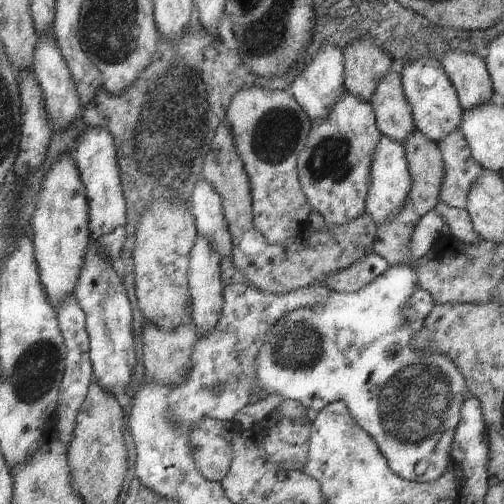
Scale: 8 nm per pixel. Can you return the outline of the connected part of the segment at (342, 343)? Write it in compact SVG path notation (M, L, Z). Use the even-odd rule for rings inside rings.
M433 209L427 212L418 222L415 224L411 236L409 236L409 259L406 262L399 262L388 266L387 270L377 276L373 282L369 282L367 286L363 286L361 290L357 292L351 292L348 294L337 293L336 291L329 292L327 298L323 298L321 302L313 304L313 306L303 306L297 308L281 316L275 324L267 326L267 332L263 334L262 344L257 355L255 356L255 390L262 390L261 398L267 398L271 394L277 394L284 400L293 400L293 402L299 402L305 409L311 408L315 412L319 413L325 406L332 404L333 402L343 402L345 407L349 410L351 417L357 422L357 425L373 440L373 443L377 446L379 453L385 458L389 469L397 474L401 479L412 481L415 483L423 482L435 482L441 478L441 474L445 472L445 468L450 464L449 450L451 450L451 440L453 440L453 434L455 434L455 426L459 422L459 408L465 400L465 396L469 395L469 390L465 386L465 382L455 366L455 362L451 362L445 354L437 352L437 350L415 350L413 346L409 346L409 340L413 338L413 334L420 323L413 323L413 320L409 322L403 314L403 308L409 304L409 298L411 294L417 289L417 278L415 277L415 270L413 270L414 262L421 259L431 249L431 246L448 234L443 220L439 218L439 214L435 214ZM420 460L427 460L428 464L423 474L415 474L414 466Z

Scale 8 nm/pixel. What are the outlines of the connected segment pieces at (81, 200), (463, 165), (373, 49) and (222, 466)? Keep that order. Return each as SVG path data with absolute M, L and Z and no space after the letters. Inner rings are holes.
M67 152L47 172L31 222L41 282L44 283L49 302L56 310L61 308L61 302L76 294L77 282L80 282L81 268L91 245L92 216L89 215L89 210L88 191L81 180L77 160L73 153Z
M458 129L437 140L437 149L443 164L443 179L437 192L438 201L456 210L465 209L469 186L481 172L469 154L465 138Z
M369 34L345 44L342 58L344 91L369 103L377 82L390 71L391 59Z
M203 419L193 426L190 433L190 445L192 446L192 458L196 462L196 467L200 474L208 481L220 482L225 474L228 474L232 463L231 440L234 436L230 431L229 421L217 421Z

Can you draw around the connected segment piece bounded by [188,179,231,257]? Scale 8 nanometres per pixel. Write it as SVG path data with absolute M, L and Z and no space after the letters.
M197 180L189 201L196 234L207 238L221 257L230 256L231 242L221 213L220 199L209 182Z

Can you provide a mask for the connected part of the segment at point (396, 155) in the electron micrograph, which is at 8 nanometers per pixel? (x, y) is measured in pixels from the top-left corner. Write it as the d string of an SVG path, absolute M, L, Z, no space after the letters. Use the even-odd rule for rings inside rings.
M379 134L373 154L371 154L371 162L369 162L369 186L365 194L364 213L373 218L376 226L381 222L387 222L393 218L393 214L397 214L397 210L401 210L410 185L411 180L409 180L402 146L399 142L394 142L391 138Z

